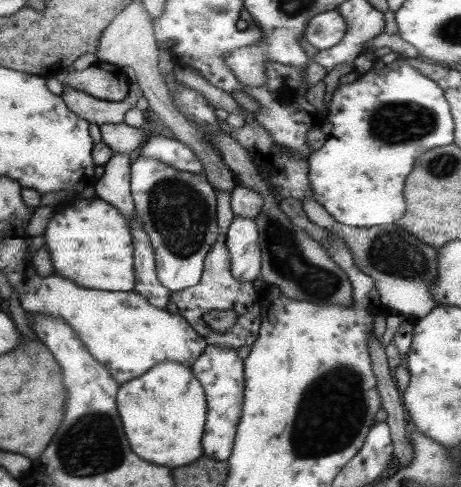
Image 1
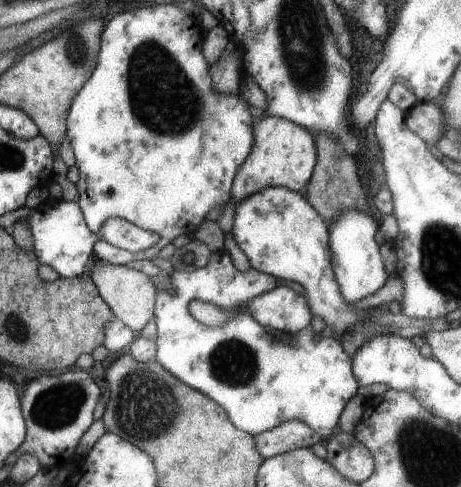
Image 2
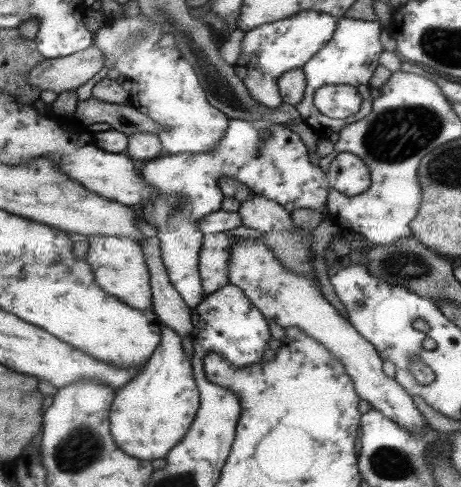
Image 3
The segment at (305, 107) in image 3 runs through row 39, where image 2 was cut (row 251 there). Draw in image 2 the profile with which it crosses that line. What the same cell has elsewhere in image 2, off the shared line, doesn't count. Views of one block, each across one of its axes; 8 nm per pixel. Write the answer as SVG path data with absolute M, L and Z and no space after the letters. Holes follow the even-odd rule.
M345 212L329 228L329 248L331 248L335 280L341 288L343 298L351 304L375 294L389 276L385 250L379 248L373 240L375 232L377 232L377 222L369 214L361 214L361 212Z

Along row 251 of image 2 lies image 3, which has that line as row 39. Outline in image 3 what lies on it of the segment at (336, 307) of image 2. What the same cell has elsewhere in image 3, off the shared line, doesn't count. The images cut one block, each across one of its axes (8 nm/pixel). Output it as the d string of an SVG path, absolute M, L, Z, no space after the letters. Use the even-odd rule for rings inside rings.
M301 10L289 18L261 24L243 32L239 60L233 68L243 68L243 78L239 78L249 90L251 98L267 108L279 108L283 104L279 96L277 82L285 72L301 70L333 36L337 28L337 18L331 14L321 14L313 10Z

